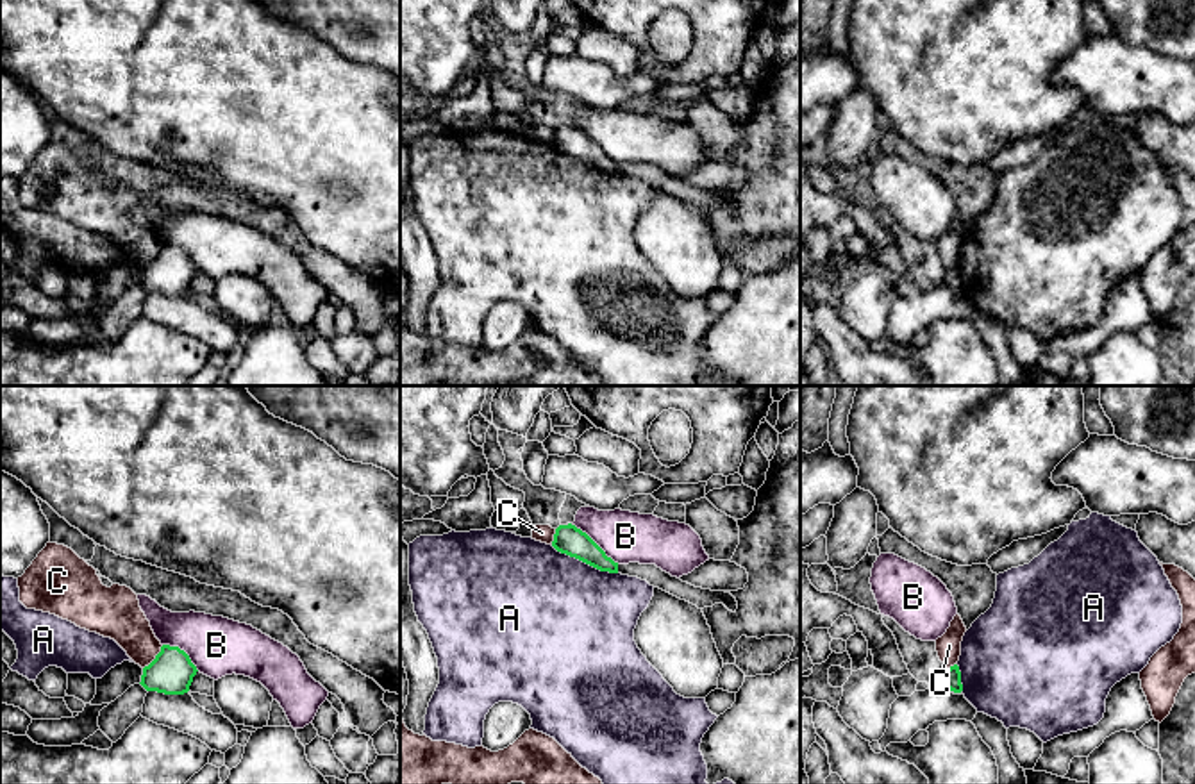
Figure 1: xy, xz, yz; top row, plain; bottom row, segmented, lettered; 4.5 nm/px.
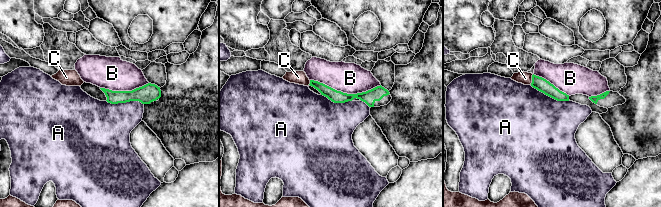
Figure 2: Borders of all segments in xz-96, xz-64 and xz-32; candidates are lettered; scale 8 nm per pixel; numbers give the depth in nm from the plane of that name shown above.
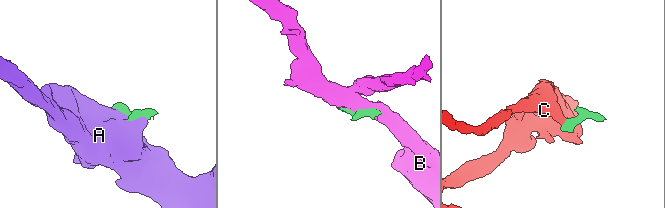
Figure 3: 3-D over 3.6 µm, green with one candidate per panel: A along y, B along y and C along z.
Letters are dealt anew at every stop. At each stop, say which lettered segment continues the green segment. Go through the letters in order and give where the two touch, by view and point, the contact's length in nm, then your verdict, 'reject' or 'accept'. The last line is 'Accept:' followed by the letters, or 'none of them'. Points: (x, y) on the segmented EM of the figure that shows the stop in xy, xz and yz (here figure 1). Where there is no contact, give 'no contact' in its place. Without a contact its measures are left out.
A: contact xz (584, 561); length 340 nm; reject
B: contact xz (597, 545); length 280 nm; reject
C: contact xy (156, 658); length 140 nm; reject
Accept: none of them

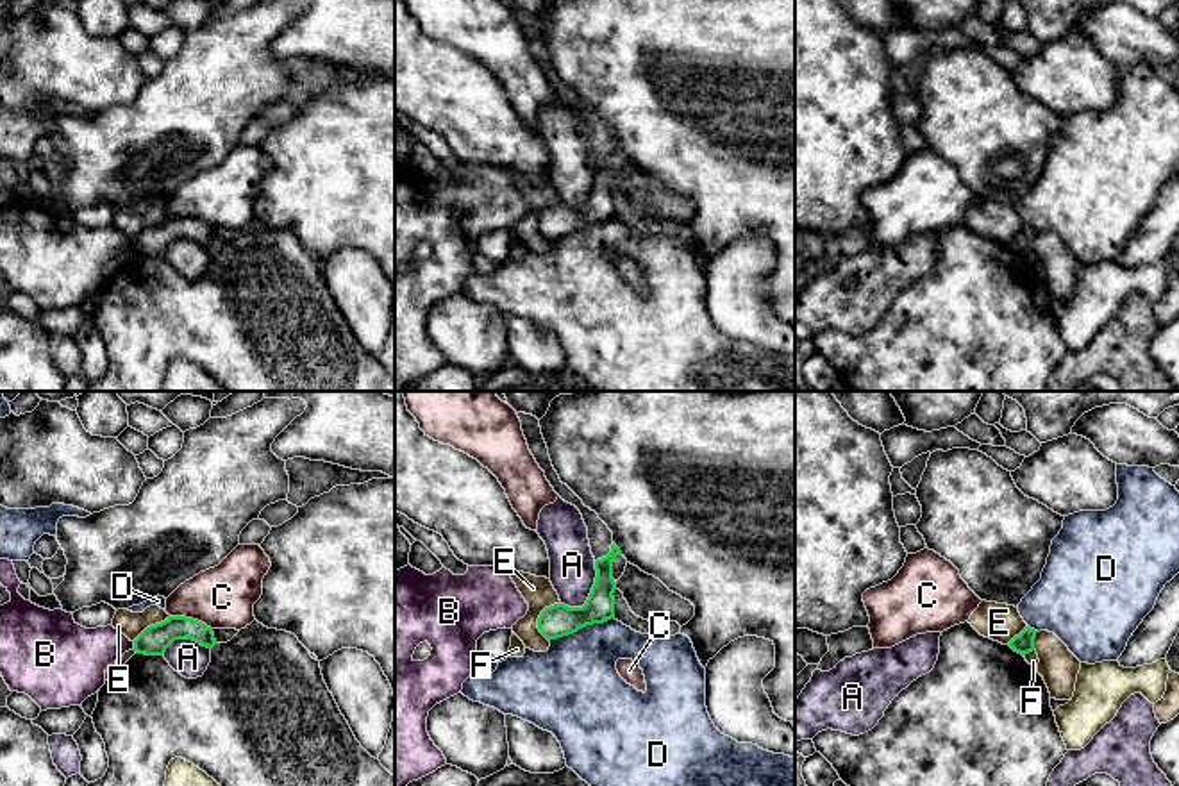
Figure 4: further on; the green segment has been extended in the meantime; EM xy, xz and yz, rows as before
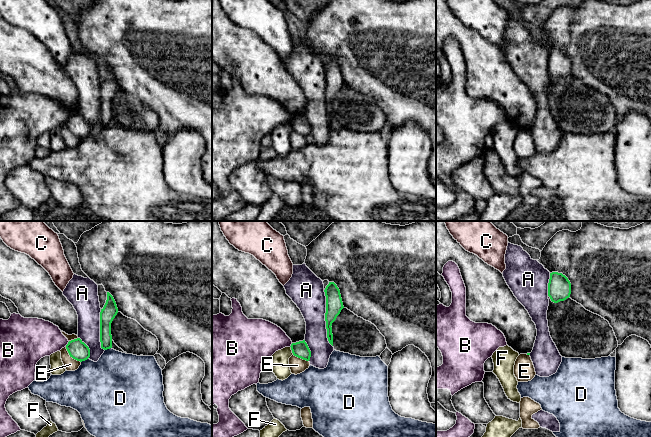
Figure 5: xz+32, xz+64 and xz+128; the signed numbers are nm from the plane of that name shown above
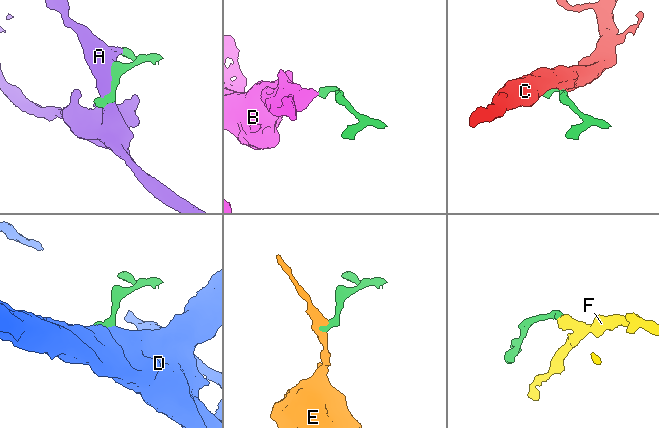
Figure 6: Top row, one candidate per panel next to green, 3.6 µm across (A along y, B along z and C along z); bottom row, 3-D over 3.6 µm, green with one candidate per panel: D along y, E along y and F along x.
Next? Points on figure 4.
A: contact xz (590, 593); length 260 nm; reject
B: contact xy (134, 645); length 40 nm; reject
C: contact xy (192, 618); length 200 nm; reject
D: contact xz (581, 627); length 320 nm; reject
E: contact xz (540, 617); length 190 nm; reject
F: contact yz (1028, 652); length 60 nm; reject
Accept: none of them

